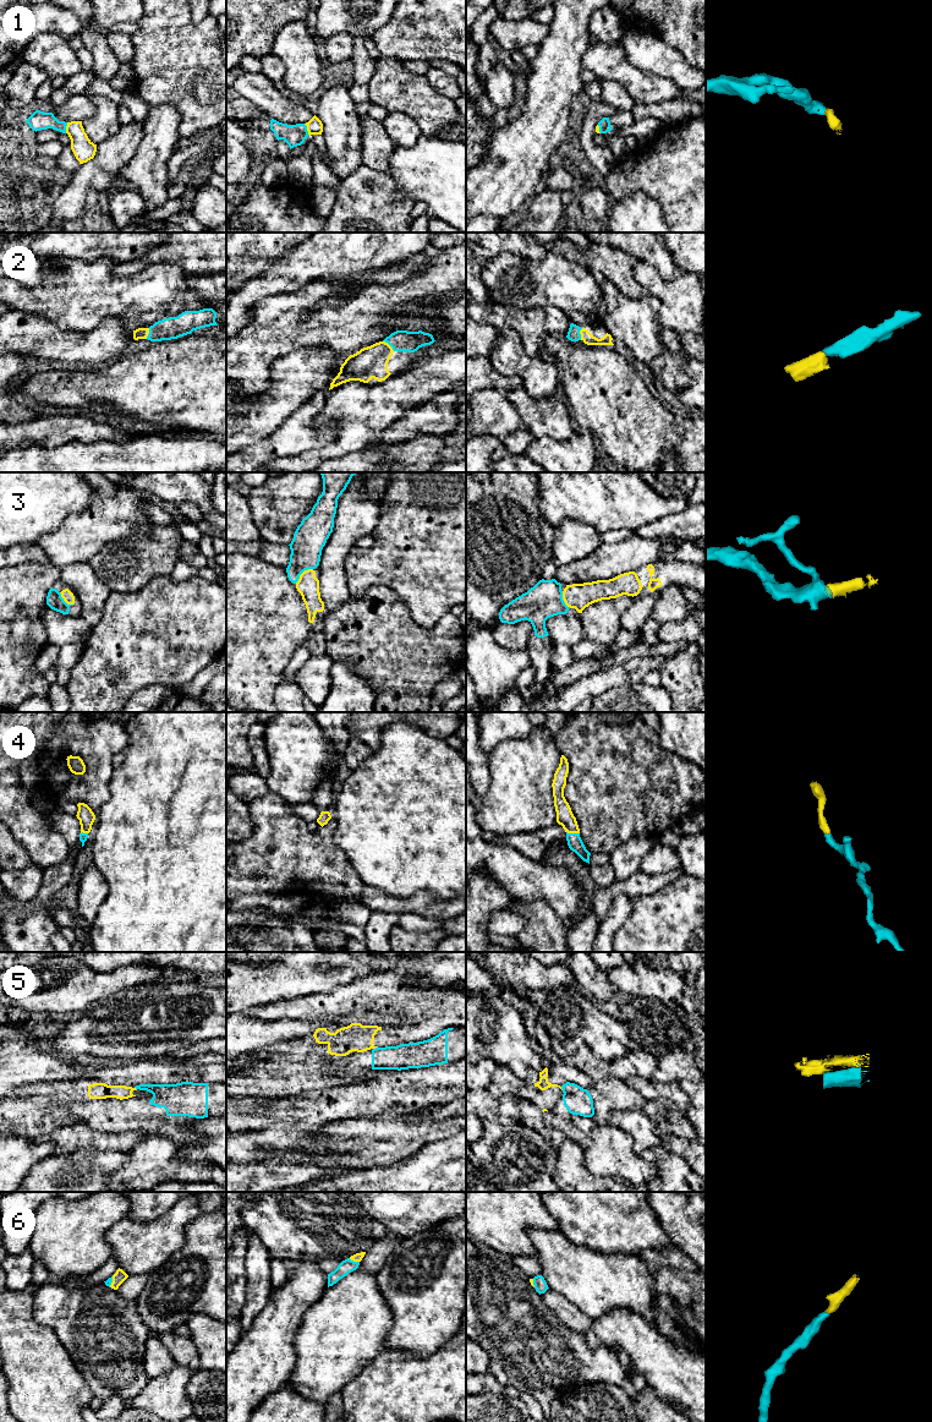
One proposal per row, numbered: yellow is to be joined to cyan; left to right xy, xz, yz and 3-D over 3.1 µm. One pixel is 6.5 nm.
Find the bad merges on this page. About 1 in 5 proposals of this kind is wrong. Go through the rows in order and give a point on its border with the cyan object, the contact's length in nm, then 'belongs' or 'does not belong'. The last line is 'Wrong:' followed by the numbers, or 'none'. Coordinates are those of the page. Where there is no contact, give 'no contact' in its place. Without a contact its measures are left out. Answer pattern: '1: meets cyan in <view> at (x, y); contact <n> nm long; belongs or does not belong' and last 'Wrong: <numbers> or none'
1: meets cyan in xz at (306, 130); contact 90 nm long; belongs
2: meets cyan in xz at (389, 344); contact 110 nm long; belongs
3: meets cyan in xz at (302, 572); contact 160 nm long; belongs
4: meets cyan in yz at (573, 833); contact 90 nm long; belongs
5: meets cyan in xz at (376, 1048); contact 40 nm long; does not belong
6: meets cyan in xz at (352, 1261); contact 80 nm long; belongs
Wrong: 5

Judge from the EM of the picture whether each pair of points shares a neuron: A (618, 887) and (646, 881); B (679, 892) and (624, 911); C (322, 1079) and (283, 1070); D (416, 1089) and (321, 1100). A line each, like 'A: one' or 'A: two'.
A: one
B: two
C: one
D: one

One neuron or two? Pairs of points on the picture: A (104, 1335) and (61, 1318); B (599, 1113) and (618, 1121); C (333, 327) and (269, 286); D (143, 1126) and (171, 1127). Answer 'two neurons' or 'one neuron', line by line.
A: one neuron
B: two neurons
C: two neurons
D: one neuron

